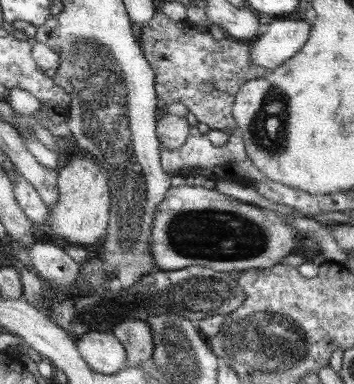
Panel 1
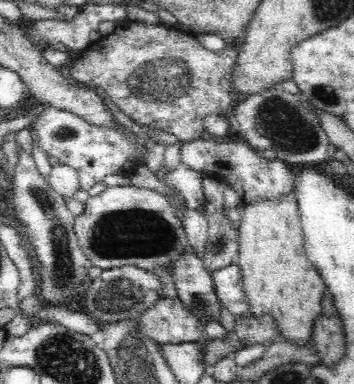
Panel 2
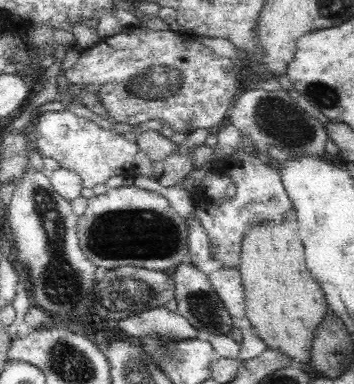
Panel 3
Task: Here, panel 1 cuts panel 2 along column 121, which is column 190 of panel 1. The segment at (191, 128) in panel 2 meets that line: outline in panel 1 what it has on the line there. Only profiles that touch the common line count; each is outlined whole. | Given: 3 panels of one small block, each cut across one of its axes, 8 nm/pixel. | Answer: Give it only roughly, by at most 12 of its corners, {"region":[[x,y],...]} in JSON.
{"region":[[159,12],[141,28],[157,96],[237,134],[233,104],[267,68]]}

